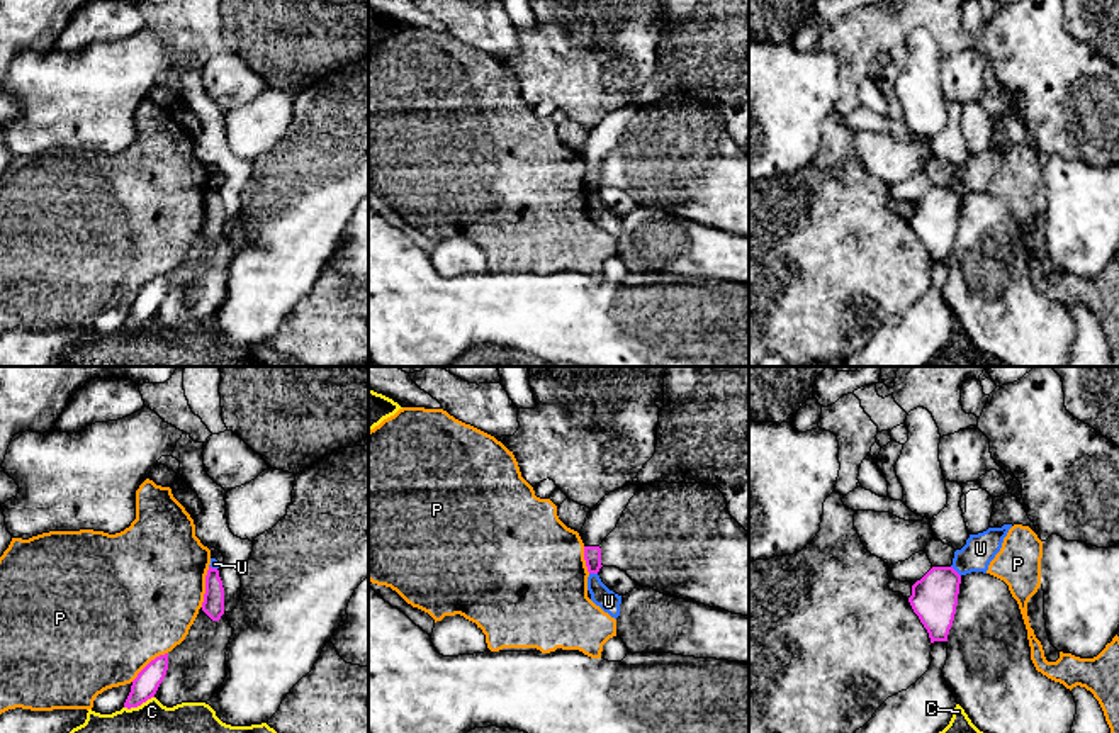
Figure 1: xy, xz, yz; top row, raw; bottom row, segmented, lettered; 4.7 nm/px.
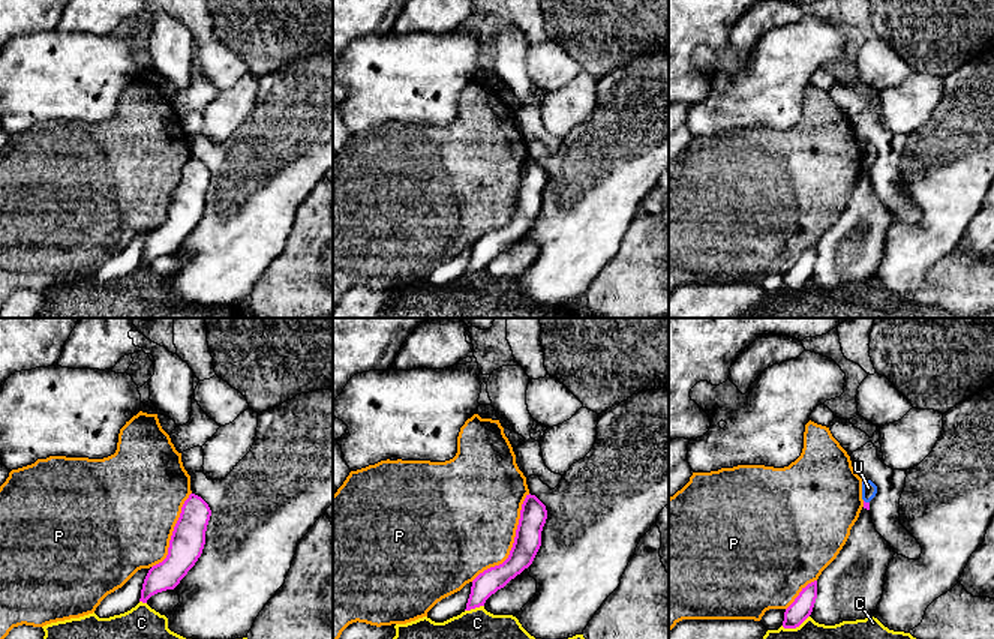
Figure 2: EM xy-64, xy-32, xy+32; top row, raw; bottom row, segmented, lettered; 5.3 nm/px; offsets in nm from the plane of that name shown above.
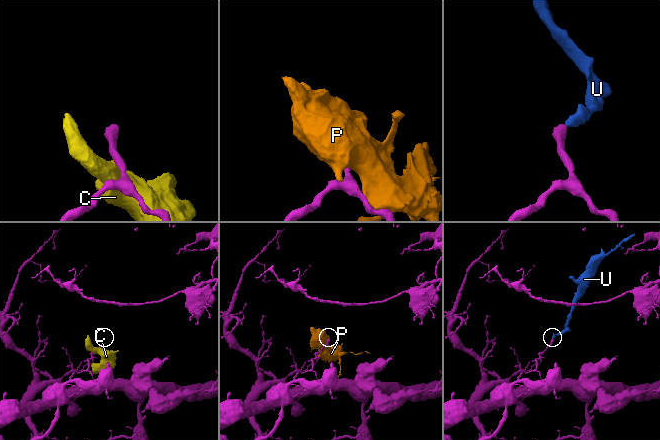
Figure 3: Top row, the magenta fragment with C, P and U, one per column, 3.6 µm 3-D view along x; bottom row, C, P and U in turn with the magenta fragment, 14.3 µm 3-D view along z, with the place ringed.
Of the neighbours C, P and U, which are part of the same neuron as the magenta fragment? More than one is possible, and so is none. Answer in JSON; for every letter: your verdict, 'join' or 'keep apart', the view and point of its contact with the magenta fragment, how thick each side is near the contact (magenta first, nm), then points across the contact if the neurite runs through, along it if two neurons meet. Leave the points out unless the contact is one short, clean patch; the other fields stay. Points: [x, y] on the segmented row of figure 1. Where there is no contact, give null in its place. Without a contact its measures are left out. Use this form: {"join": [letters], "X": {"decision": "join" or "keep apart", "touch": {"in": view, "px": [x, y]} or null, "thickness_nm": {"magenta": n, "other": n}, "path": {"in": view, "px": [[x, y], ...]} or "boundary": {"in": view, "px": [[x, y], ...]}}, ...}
{"join": [], "C": {"decision": "keep apart", "touch": {"in": "xy", "px": [138, 705]}, "thickness_nm": {"magenta": 120, "other": 160}}, "P": {"decision": "keep apart", "touch": {"in": "xy", "px": [206, 587]}, "thickness_nm": {"magenta": 100, "other": 500}}, "U": {"decision": "keep apart", "touch": {"in": "yz", "px": [955, 570]}, "thickness_nm": {"magenta": 220, "other": 150}, "boundary": {"in": "yz", "px": [[951, 565], [960, 576]]}}}

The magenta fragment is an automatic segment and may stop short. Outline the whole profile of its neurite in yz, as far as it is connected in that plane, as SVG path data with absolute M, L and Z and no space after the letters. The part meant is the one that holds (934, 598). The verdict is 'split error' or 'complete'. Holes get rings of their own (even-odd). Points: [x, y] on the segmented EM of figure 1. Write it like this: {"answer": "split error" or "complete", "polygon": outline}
{"answer": "complete", "polygon": "M932 567L912 585L908 602L929 633L931 643L947 641L954 621L961 575L953 567Z"}

